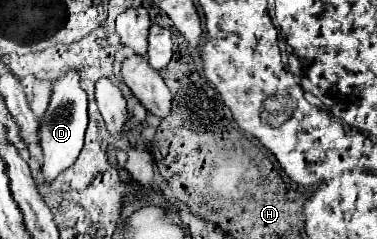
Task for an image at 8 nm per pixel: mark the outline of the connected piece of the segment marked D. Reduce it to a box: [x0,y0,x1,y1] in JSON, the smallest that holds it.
[39,72,87,182]

